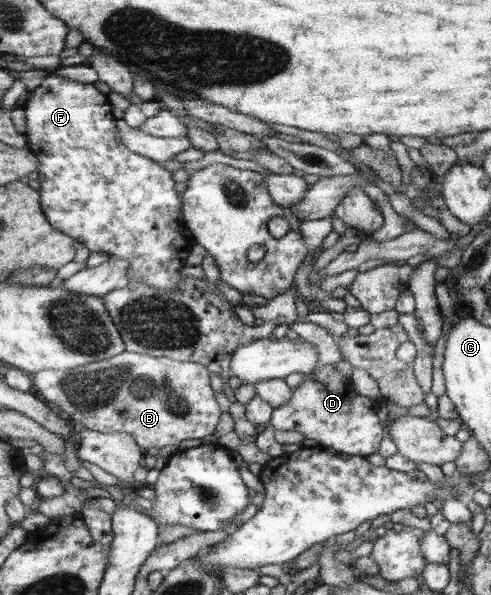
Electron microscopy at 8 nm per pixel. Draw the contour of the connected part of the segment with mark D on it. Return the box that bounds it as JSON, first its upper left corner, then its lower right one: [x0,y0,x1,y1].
[272,364,386,456]

